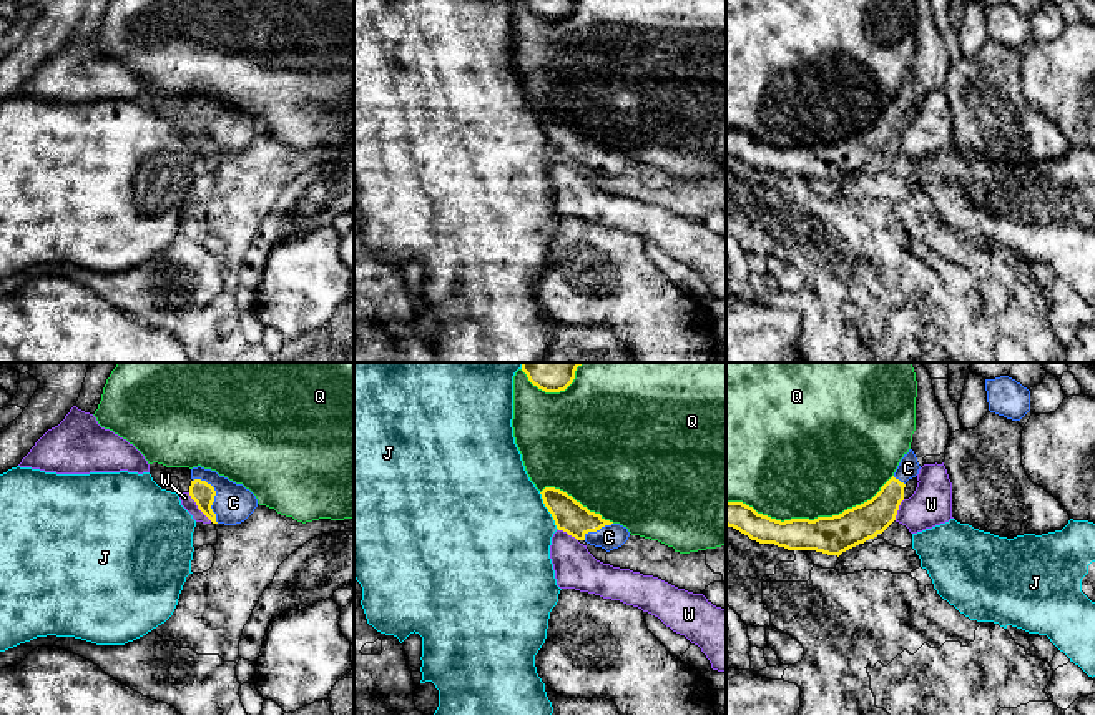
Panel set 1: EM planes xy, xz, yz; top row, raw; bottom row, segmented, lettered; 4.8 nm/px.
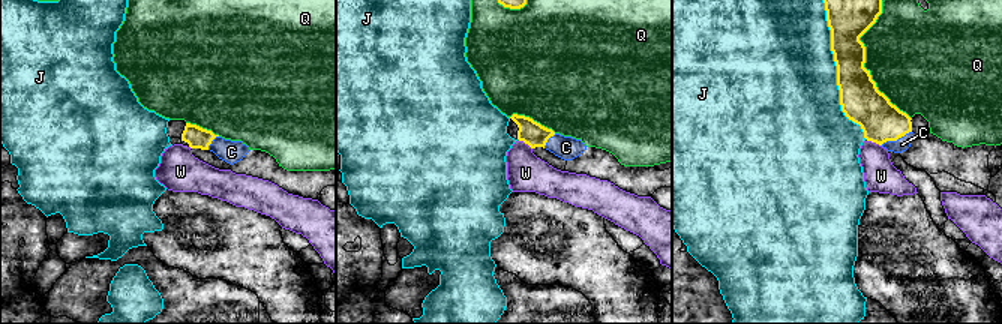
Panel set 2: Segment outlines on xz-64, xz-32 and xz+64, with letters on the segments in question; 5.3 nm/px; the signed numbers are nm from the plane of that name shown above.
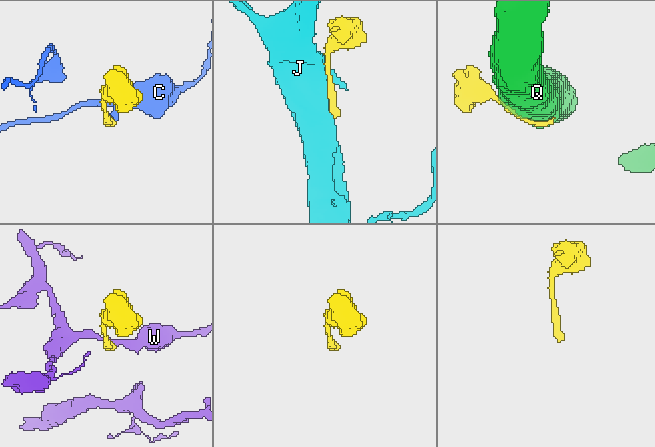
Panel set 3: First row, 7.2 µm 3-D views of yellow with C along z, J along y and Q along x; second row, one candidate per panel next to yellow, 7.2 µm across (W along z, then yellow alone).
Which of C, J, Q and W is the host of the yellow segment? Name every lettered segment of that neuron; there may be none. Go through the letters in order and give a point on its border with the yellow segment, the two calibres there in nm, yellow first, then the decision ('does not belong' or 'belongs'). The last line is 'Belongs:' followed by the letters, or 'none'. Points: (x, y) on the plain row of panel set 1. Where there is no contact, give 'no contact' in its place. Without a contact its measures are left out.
C: xy (215, 122) | 110/190 nm | belongs
J: xz (549, 138) | 160/480 nm | does not belong
Q: yz (808, 147) | 190/500 nm | does not belong
W: xy (198, 135) | 110/60 nm | does not belong
Belongs: C

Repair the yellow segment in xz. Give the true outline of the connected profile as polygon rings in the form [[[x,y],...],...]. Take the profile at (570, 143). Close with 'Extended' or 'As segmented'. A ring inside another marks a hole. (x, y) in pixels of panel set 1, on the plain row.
[[[545,115],[540,121],[557,156],[577,168],[585,168],[606,180],[621,175],[628,168],[630,160],[626,155],[605,148],[600,141],[590,140],[567,120],[555,115]]]. Extended

